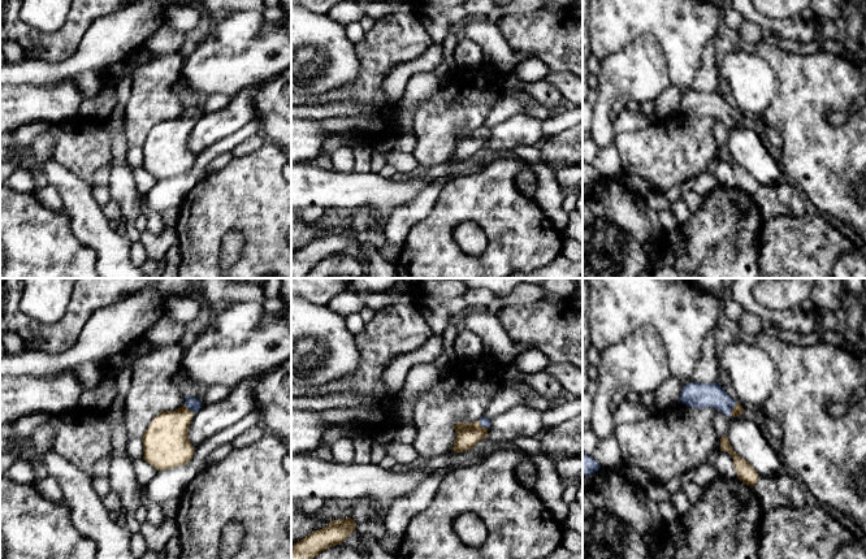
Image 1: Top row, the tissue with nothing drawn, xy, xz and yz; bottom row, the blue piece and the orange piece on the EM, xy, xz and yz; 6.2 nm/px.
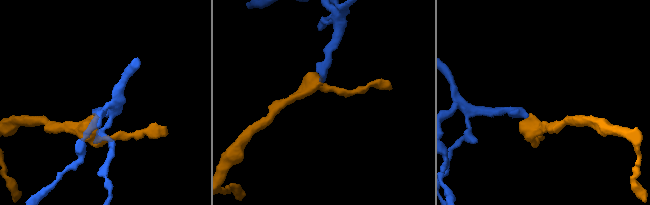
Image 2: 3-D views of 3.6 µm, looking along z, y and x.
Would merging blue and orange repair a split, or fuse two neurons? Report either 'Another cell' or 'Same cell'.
Same cell

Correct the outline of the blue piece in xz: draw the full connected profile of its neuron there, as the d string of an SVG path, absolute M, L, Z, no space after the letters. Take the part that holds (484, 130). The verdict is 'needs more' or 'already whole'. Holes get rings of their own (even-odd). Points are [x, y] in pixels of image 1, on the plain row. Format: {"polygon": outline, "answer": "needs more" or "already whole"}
{"polygon": "M482 125L479 130L473 131L456 131L454 139L456 146L453 153L453 160L464 161L467 159L475 157L476 152L488 146L488 136L490 129Z", "answer": "needs more"}

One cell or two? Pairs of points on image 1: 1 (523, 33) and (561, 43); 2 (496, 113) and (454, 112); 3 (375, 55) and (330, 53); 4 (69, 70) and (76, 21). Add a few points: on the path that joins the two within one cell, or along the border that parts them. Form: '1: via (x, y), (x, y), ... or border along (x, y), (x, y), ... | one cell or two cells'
1: via (532, 34), (551, 35) | one cell
2: border along (499, 95), (483, 124) | two cells
3: border along (354, 44), (359, 73), (358, 78), (347, 85) | two cells
4: border along (89, 29), (68, 57), (59, 61), (42, 60) | two cells

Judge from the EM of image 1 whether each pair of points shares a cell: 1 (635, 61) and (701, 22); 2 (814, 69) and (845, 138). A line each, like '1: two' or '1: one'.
1: two
2: one

